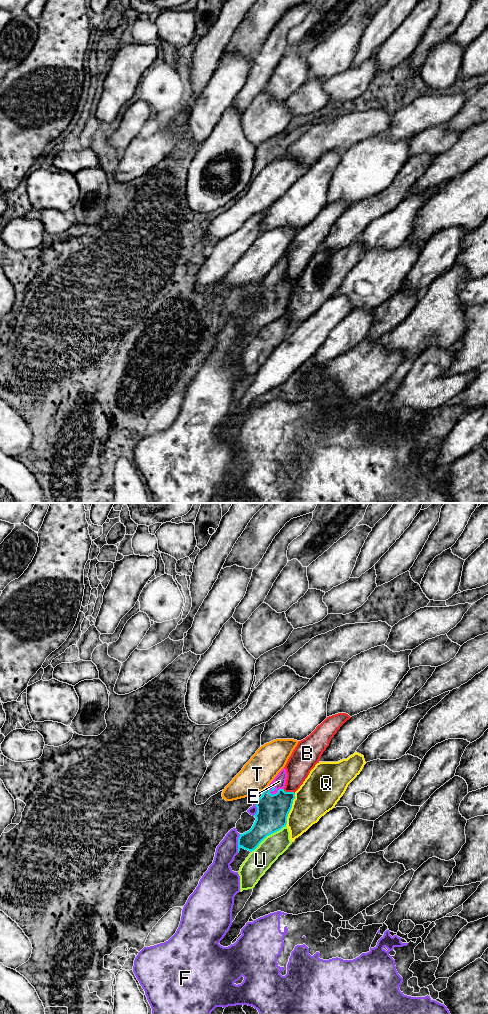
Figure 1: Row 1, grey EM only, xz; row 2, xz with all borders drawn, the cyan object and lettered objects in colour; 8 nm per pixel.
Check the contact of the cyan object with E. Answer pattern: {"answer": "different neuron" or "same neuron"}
{"answer": "same neuron"}

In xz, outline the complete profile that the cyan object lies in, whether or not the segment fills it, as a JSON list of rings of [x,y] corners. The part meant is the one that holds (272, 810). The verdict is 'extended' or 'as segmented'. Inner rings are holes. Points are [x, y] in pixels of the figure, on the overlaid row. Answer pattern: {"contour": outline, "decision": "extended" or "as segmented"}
{"contour": [[[283,768],[256,800],[256,820],[249,831],[240,834],[238,853],[241,847],[250,852],[254,851],[267,836],[286,826],[295,799],[294,792],[284,791],[286,779],[286,769]]], "decision": "extended"}

